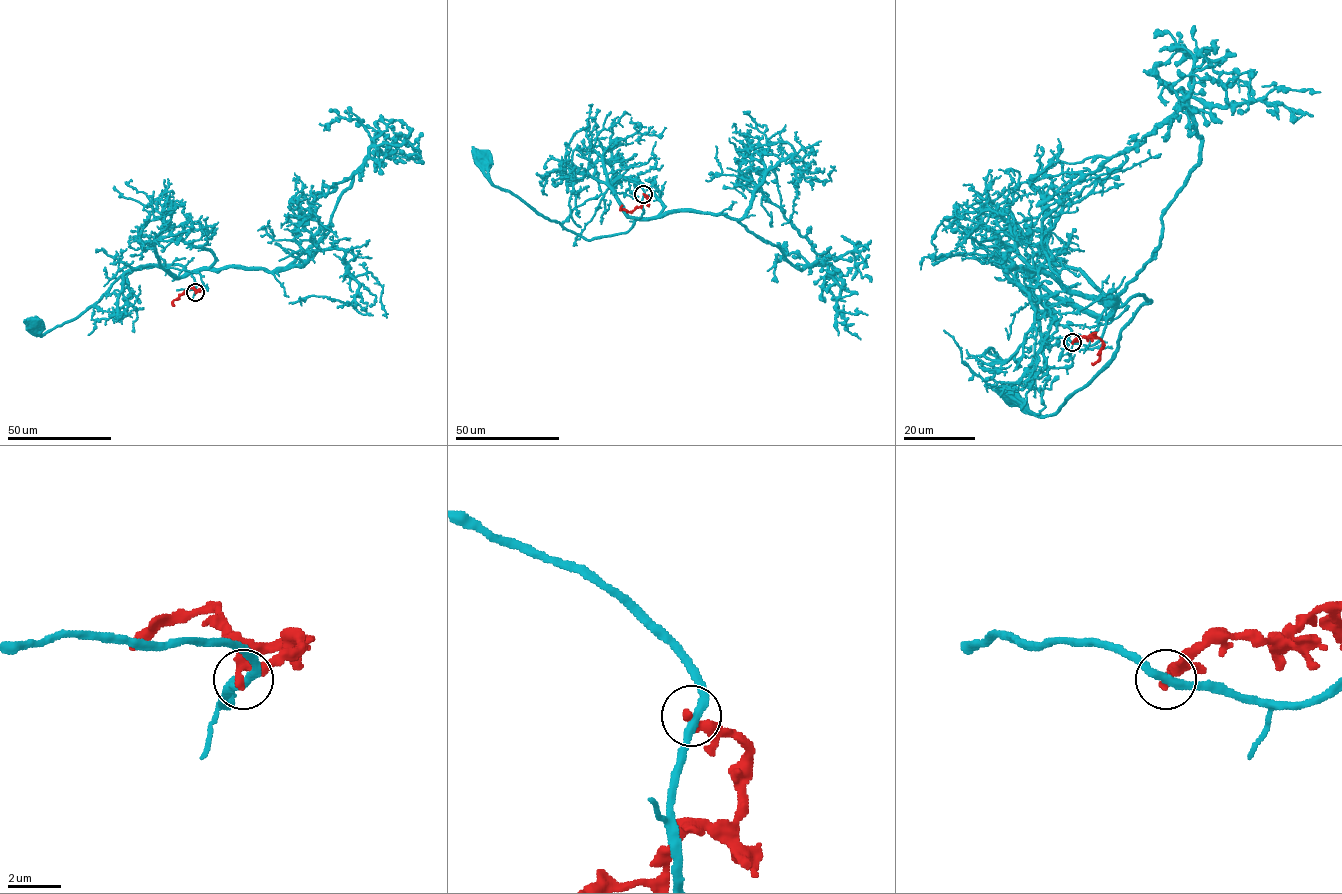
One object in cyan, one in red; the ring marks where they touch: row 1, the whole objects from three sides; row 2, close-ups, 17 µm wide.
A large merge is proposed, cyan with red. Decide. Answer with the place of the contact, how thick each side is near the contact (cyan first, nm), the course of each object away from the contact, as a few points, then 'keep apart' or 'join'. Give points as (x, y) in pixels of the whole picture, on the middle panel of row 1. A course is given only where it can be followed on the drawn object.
at (643, 194); 320 nm thick on the cyan side, 320 nm on the other; cyan runs (643, 194), (643, 212), (628, 231), (585, 240), (496, 187), (480, 156); red runs (643, 194), (647, 201), (640, 207), (627, 211), (621, 209), (622, 205); keep apart

